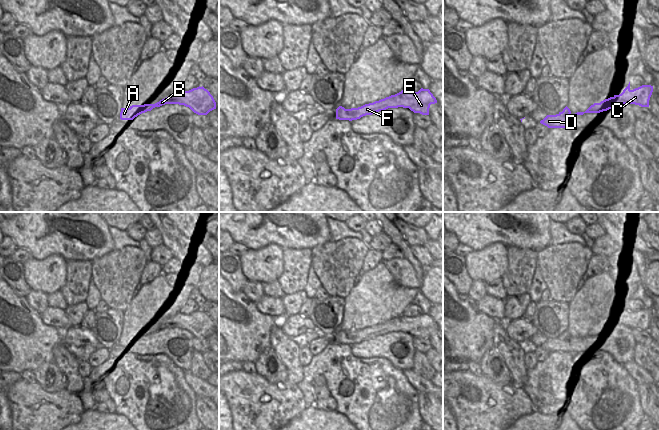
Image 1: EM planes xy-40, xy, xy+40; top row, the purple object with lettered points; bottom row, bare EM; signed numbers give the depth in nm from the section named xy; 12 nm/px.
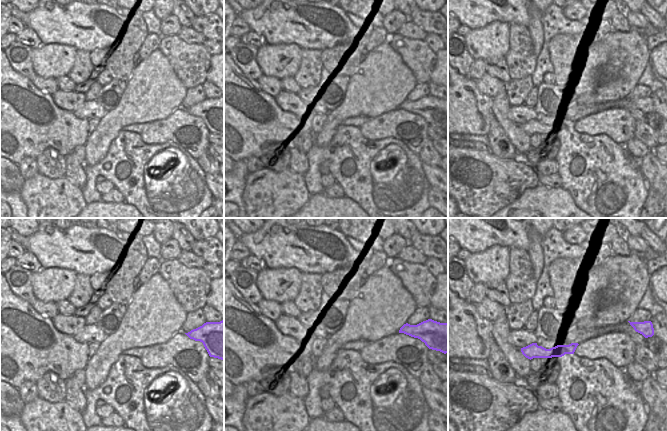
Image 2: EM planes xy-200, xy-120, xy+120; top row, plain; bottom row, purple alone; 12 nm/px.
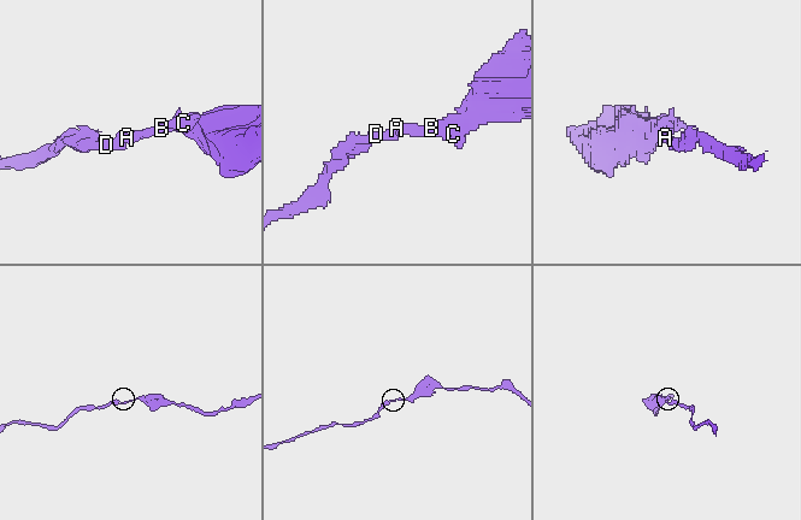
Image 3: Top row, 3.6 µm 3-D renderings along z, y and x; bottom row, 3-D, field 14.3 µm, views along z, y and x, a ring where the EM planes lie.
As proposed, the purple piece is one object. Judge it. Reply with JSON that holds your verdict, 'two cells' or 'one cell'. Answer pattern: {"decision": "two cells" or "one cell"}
{"decision": "one cell"}

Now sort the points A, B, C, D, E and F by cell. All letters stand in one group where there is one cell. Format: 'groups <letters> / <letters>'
groups A B C D E F

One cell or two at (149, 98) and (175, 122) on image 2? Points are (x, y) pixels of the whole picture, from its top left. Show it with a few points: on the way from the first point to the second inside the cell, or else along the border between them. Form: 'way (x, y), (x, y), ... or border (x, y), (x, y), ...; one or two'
border (181, 106), (174, 109), (165, 118), (149, 122); two

